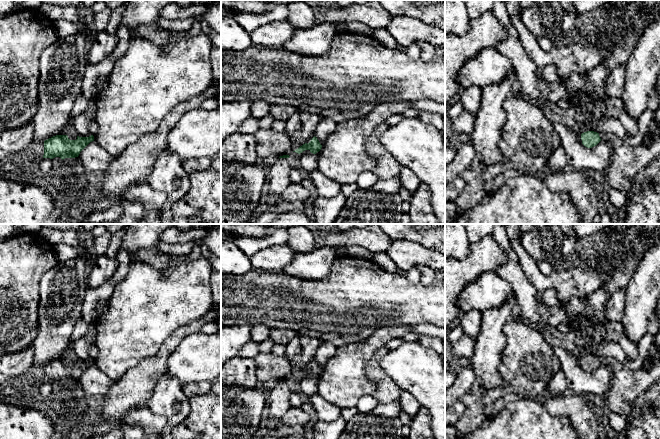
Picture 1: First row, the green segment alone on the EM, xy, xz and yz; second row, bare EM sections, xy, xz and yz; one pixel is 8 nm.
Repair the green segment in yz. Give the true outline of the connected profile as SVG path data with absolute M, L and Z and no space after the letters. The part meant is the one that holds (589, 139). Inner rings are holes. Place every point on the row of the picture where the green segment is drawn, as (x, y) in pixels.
M587 131L581 134L581 140L585 147L592 148L601 141L601 138L599 133L594 131Z

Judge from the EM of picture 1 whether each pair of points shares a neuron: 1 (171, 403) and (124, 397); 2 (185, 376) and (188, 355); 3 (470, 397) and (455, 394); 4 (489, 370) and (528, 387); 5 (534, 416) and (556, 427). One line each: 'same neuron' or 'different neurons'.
1: different neurons
2: same neuron
3: different neurons
4: different neurons
5: same neuron

